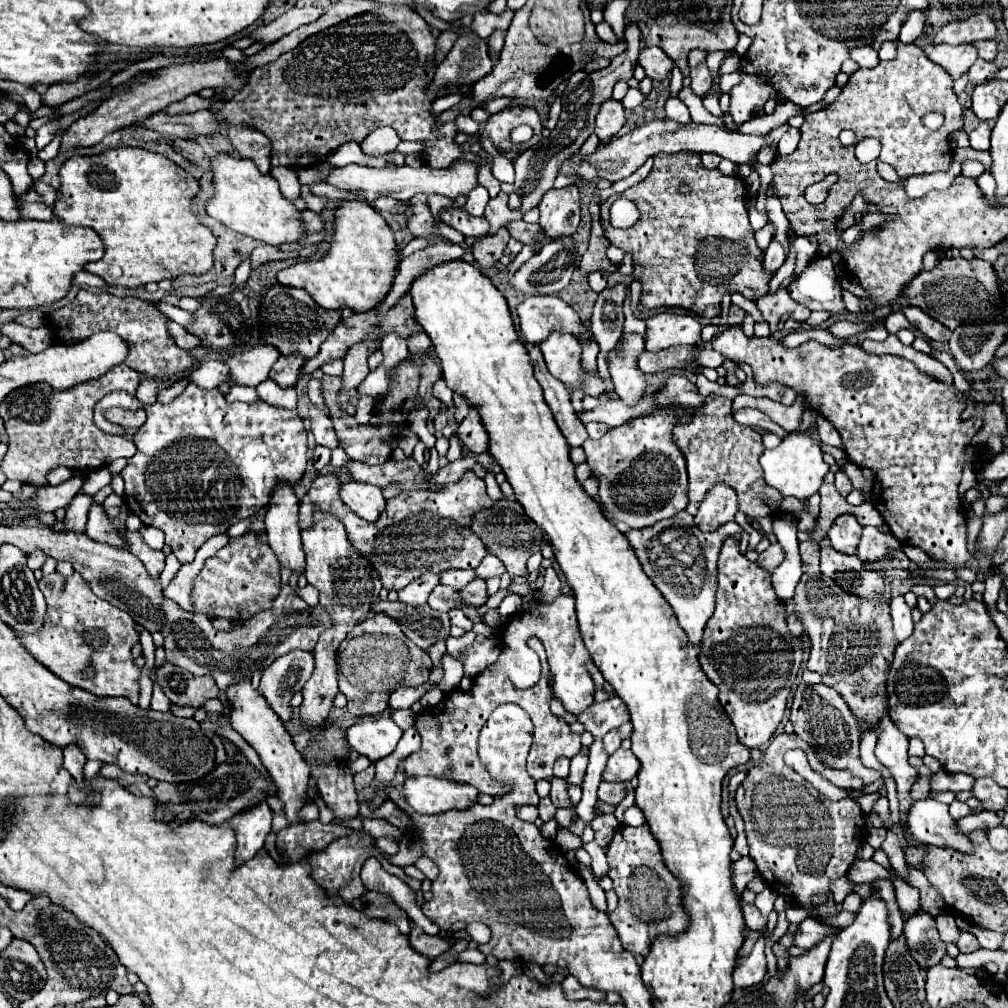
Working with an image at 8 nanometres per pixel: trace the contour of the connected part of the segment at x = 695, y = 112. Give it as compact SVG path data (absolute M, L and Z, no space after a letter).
M683 87L683 89L679 91L677 97L689 107L689 111L691 111L691 119L703 119L703 123L711 123L711 125L719 125L719 127L723 127L721 117L713 117L713 115L703 107L701 97L697 97L689 87Z

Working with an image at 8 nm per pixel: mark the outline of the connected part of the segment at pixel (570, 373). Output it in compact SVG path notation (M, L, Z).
M553 333L539 347L545 355L545 363L547 363L549 373L555 379L559 379L561 383L565 383L567 387L571 387L571 391L583 389L583 395L591 395L591 397L599 397L599 395L613 391L611 379L605 381L599 377L597 371L587 373L583 369L581 345L575 337L563 335L563 333Z

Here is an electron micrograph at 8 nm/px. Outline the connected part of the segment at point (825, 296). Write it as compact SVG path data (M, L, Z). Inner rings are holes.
M819 259L807 265L805 271L789 285L789 293L797 303L811 311L829 311L833 317L847 313L841 297L841 285L829 259Z

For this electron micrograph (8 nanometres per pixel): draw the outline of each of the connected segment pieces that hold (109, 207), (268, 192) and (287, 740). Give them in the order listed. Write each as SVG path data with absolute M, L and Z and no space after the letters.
M121 147L93 157L71 157L61 167L59 177L61 189L59 199L53 207L55 217L69 225L91 227L103 237L103 259L85 265L85 269L105 279L107 285L139 287L175 279L179 275L203 275L213 269L213 249L217 245L217 239L211 229L201 225L201 221L191 211L191 201L199 193L199 183L193 181L193 175L189 175L163 155L139 147Z
M221 155L211 161L211 169L215 173L215 197L207 203L207 213L213 219L221 221L229 229L235 229L237 233L273 247L301 243L307 237L301 211L295 209L293 201L281 195L279 183L271 175L259 173L253 161Z
M245 677L241 681L235 681L235 685L227 687L225 699L229 701L229 723L231 727L257 751L261 757L261 763L271 773L279 799L285 803L285 817L289 823L299 823L299 809L305 805L305 793L309 787L309 765L301 757L301 753L295 749L291 735L283 727L277 713L267 705L263 695L253 689L251 679Z

